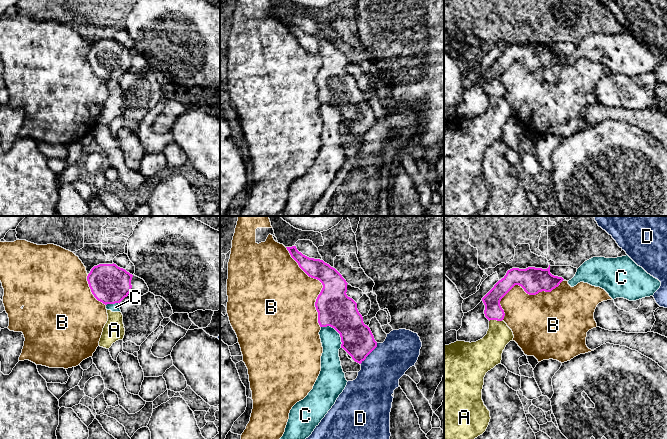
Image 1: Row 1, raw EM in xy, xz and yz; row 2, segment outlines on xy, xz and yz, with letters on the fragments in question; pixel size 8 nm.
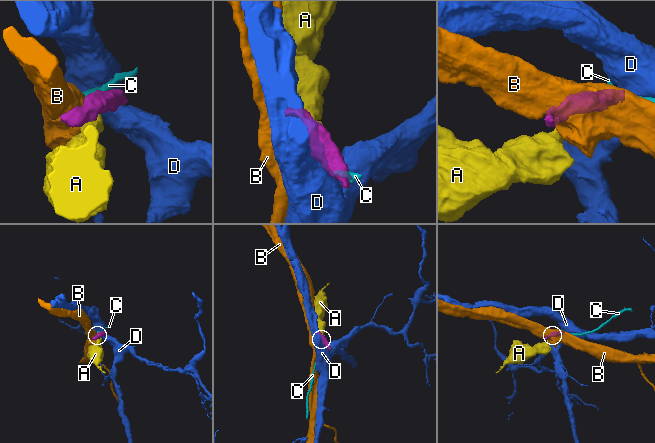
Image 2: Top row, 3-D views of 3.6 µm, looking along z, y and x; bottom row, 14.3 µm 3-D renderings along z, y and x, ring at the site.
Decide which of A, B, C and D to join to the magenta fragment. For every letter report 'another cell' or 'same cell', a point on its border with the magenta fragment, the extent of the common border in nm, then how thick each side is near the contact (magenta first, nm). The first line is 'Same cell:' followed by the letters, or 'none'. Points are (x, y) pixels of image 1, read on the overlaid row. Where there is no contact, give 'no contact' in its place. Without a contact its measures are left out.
Same cell: none
A: another cell; contact yz (495, 319); length 110 nm; calibres 140 and 220 nm
B: another cell; contact xz (322, 284); length 700 nm; calibres 280 and 380 nm
C: another cell; contact xz (337, 331); length 240 nm; calibres 280 and 160 nm
D: another cell; contact xz (369, 353); length 220 nm; calibres 260 and 320 nm

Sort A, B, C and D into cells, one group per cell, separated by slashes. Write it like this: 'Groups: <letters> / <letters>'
Groups: A C / B / D

